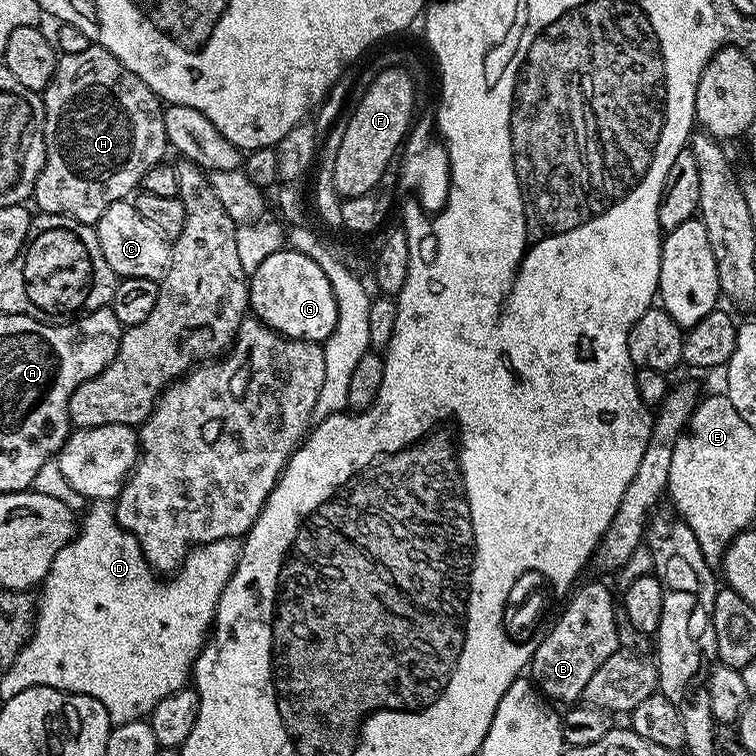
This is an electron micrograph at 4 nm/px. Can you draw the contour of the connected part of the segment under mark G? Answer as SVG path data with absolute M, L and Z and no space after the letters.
M291 250L270 254L270 258L250 274L250 308L255 319L290 340L323 342L334 330L338 318L334 290L322 266L306 258L306 254Z

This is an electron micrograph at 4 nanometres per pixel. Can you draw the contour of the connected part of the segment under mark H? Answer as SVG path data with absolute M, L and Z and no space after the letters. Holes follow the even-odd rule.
M99 46L57 59L54 81L43 90L44 141L48 153L42 174L38 174L34 201L41 213L62 214L94 226L102 218L106 206L131 197L141 187L146 170L165 159L164 151L169 151L170 145L164 125L164 108L160 97L153 94L138 74L126 70L114 54ZM67 68L72 68L72 76L63 80Z

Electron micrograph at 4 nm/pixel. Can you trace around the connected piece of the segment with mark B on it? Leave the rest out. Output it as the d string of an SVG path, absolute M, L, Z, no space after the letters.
M582 584L575 589L555 617L538 650L534 650L530 665L532 683L549 701L561 700L564 706L575 705L583 697L586 684L597 673L602 662L616 654L620 648L616 629L618 604L612 601L611 590L604 584Z

